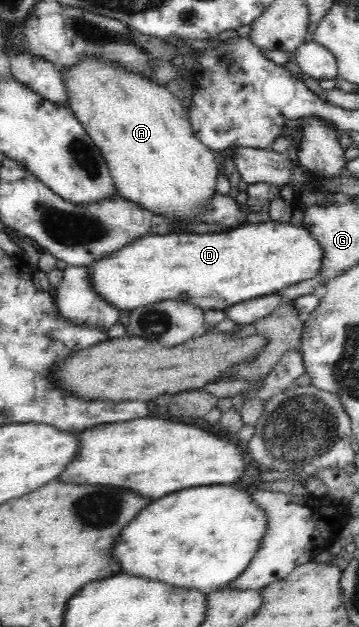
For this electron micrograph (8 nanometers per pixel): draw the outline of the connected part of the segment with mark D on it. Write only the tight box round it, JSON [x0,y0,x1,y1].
[88,224,324,312]

